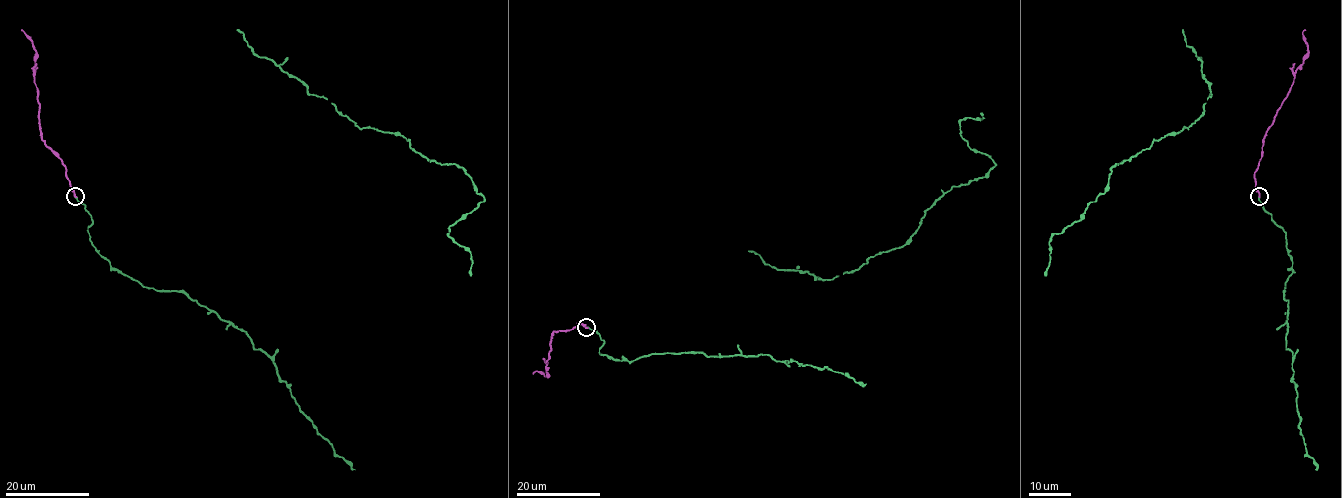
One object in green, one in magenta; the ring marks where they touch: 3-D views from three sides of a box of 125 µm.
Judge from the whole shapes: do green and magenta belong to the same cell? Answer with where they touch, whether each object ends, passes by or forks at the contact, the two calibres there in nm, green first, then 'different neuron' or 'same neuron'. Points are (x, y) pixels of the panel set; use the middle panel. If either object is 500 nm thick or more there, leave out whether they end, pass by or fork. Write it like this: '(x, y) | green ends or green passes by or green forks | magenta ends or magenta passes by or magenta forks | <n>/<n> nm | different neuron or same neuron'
(586, 327) | green ends | magenta ends | 220/180 nm | same neuron

